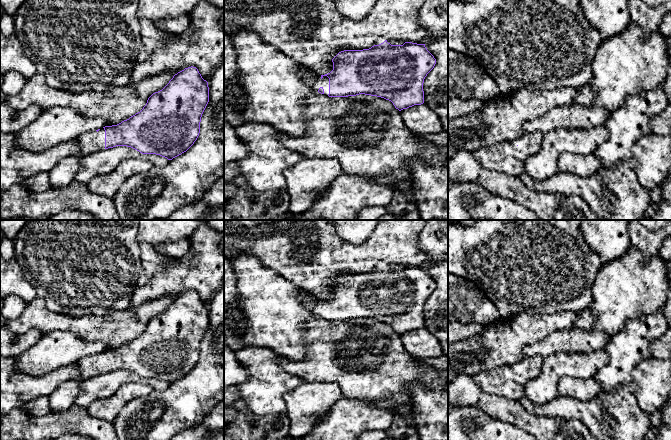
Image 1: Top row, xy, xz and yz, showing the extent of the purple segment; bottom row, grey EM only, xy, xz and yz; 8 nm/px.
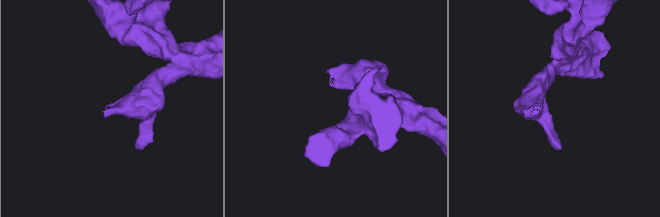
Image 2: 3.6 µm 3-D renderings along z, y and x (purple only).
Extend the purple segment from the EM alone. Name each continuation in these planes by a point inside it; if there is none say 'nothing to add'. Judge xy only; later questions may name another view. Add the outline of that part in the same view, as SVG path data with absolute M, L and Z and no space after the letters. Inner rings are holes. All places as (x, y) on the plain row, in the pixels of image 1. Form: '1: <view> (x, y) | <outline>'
1: xy (94, 365) | M105 354L84 357L76 362L82 379L89 379L105 373Z

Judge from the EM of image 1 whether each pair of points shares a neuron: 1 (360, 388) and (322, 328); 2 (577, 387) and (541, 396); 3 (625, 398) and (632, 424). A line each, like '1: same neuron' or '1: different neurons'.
1: same neuron
2: different neurons
3: same neuron

